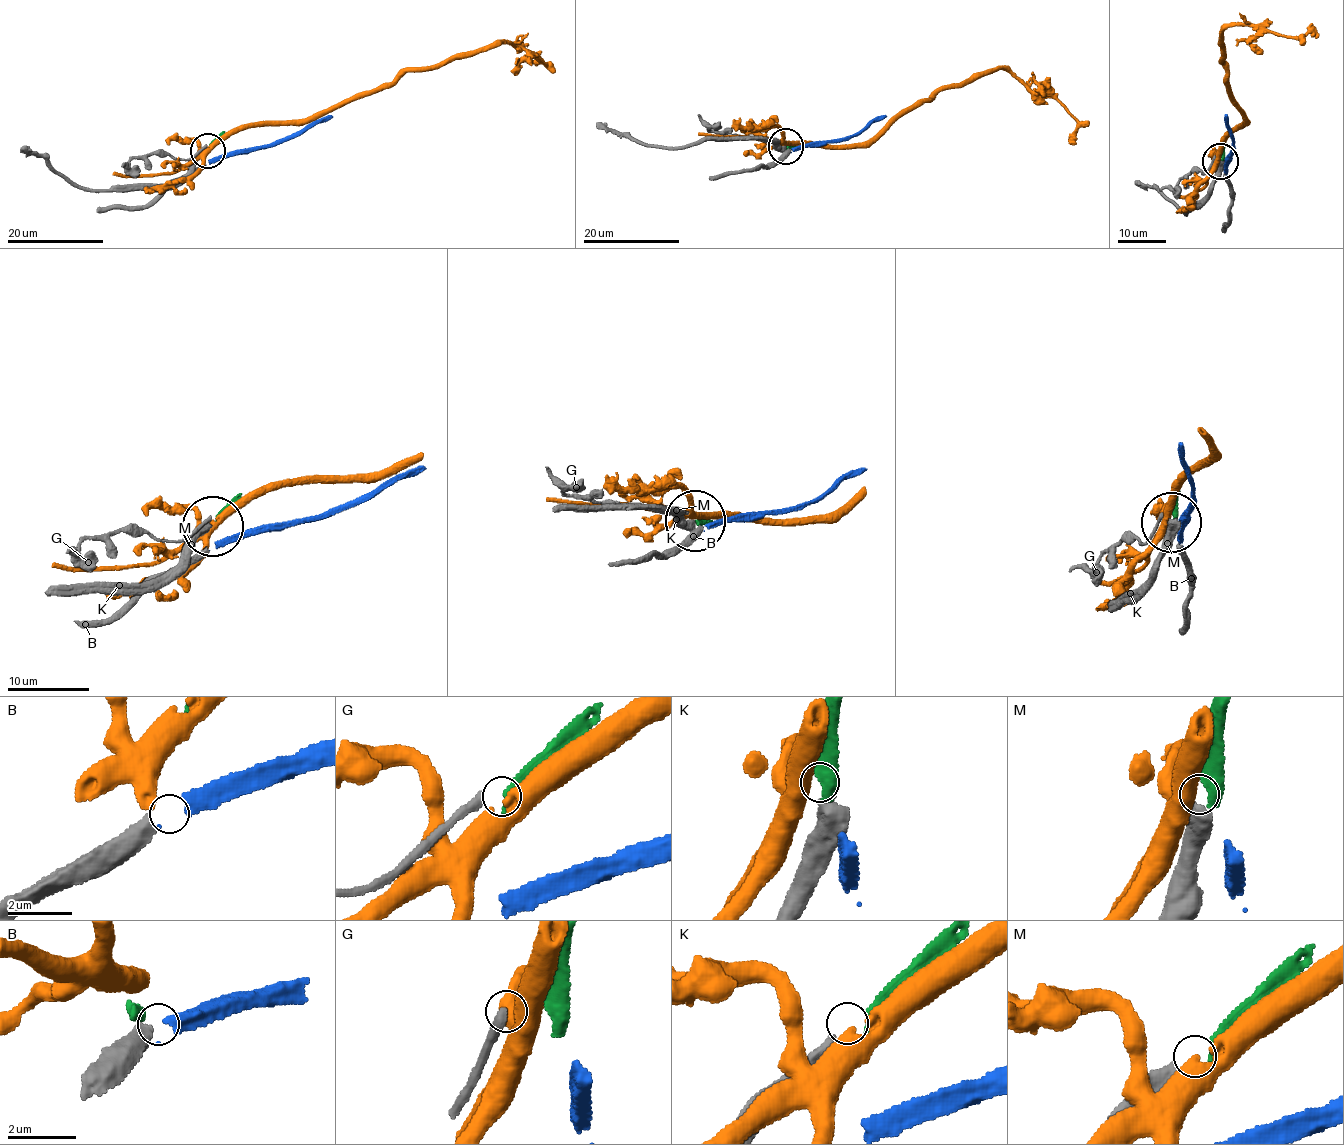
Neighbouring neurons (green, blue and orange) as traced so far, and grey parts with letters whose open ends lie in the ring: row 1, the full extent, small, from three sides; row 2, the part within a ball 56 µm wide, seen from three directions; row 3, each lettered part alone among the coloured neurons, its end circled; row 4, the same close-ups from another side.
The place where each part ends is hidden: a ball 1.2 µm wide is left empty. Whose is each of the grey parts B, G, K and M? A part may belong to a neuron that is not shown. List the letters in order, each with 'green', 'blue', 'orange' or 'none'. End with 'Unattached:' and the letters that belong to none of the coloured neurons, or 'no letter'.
B: blue
G: none
K: none
M: green
Unattached: G, K

